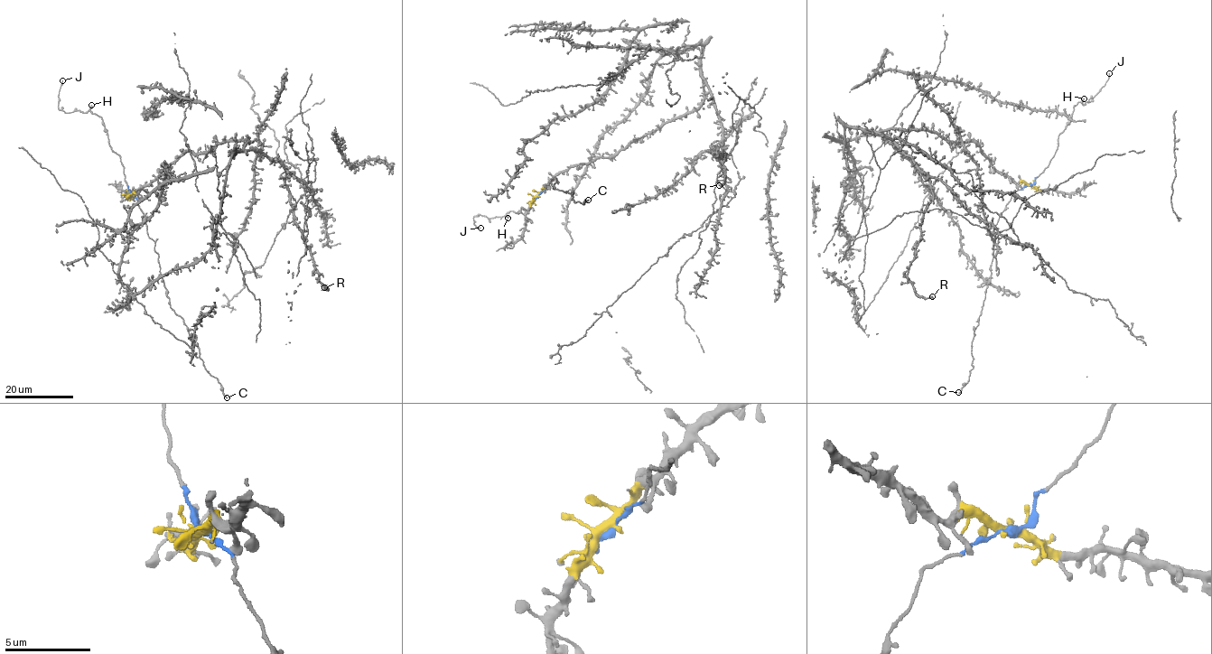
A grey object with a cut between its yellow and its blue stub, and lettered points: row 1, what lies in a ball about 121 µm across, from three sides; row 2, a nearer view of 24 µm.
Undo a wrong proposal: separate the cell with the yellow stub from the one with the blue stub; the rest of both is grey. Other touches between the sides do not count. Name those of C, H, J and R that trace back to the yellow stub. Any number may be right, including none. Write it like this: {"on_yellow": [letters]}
{"on_yellow": ["R"]}

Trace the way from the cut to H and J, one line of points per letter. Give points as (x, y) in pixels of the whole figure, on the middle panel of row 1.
H: (536, 197), (528, 211), (522, 207), (518, 213), (509, 210), (506, 214), (508, 218)
J: (536, 197), (528, 211), (522, 207), (518, 213), (509, 210), (500, 217), (475, 215), (474, 224), (480, 228)

